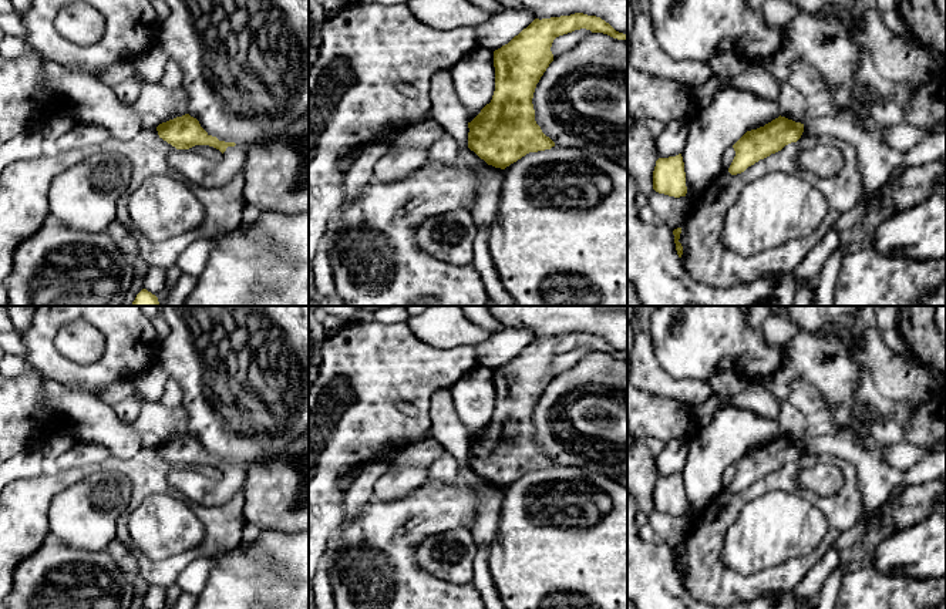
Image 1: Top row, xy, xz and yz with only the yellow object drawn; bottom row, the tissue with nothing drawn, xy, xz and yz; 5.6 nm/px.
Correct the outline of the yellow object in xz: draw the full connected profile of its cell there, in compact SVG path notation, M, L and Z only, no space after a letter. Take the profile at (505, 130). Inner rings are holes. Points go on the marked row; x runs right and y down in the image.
M575 13L542 20L535 18L508 44L494 51L495 91L492 100L468 122L468 148L488 165L505 169L529 152L545 151L555 147L555 142L542 132L535 121L532 98L536 84L553 61L551 51L553 40L580 28L627 41L627 34L616 31L600 17Z

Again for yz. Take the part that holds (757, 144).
M778 117L757 129L747 131L734 145L735 157L728 168L731 175L744 172L760 159L797 142L804 132L804 124Z

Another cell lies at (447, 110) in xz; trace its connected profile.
M440 70L432 75L430 98L432 102L431 120L457 139L458 148L467 148L469 132L467 110L458 100L450 70Z

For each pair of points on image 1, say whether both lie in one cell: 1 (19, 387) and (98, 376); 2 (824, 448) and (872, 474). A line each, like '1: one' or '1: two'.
1: two
2: one

